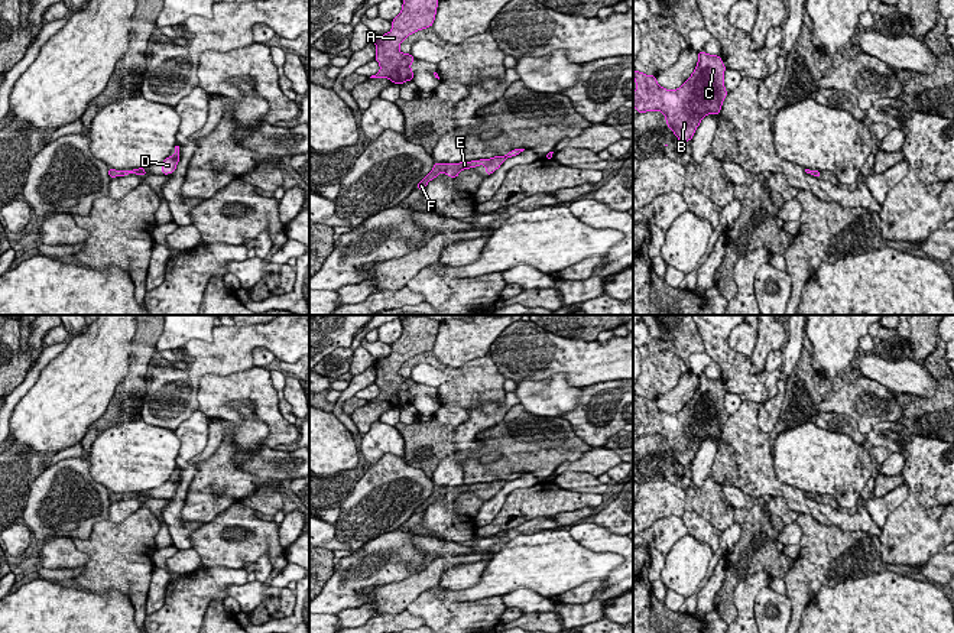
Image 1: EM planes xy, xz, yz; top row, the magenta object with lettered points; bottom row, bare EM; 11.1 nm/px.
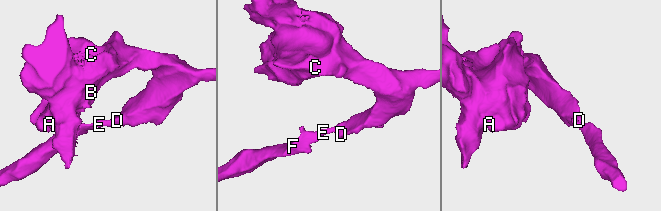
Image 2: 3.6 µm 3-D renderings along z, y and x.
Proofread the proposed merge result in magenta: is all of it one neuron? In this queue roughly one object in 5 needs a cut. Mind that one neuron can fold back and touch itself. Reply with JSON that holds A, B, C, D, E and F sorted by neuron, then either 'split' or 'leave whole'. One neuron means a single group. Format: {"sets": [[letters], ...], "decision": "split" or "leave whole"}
{"sets": [["A", "B", "C", "D", "E", "F"]], "decision": "leave whole"}

